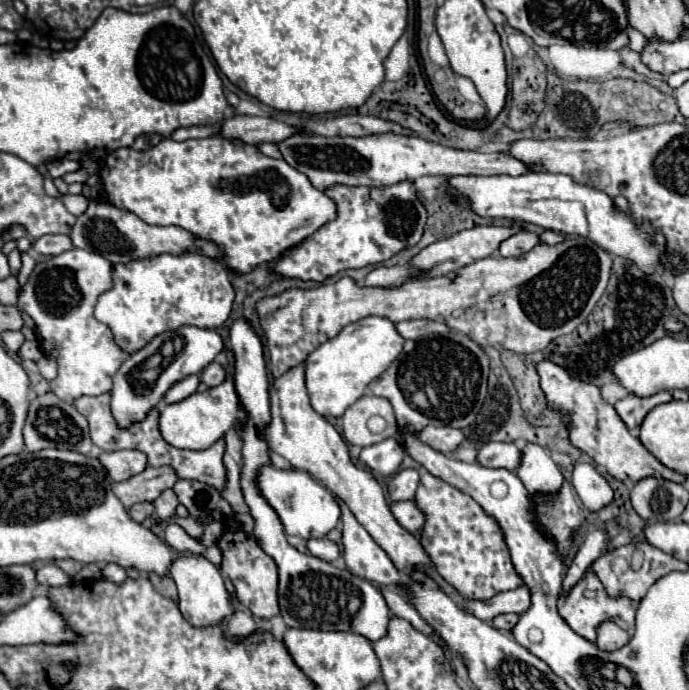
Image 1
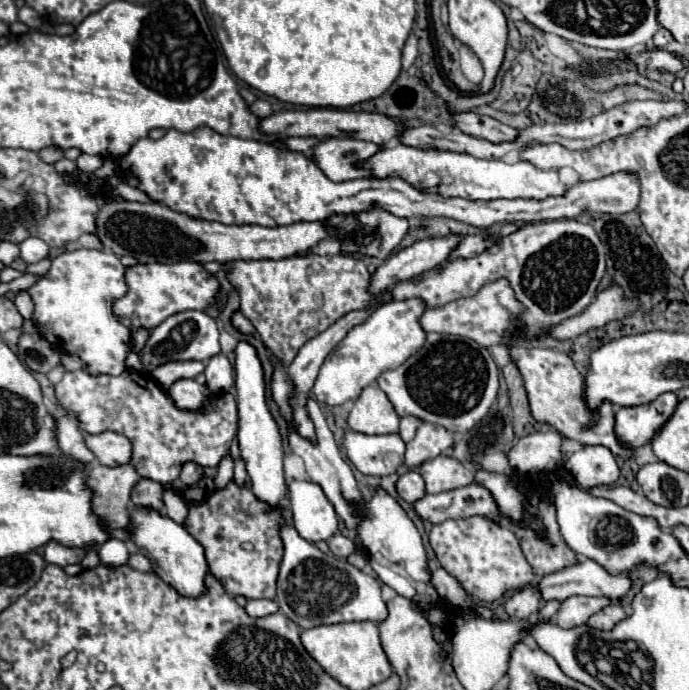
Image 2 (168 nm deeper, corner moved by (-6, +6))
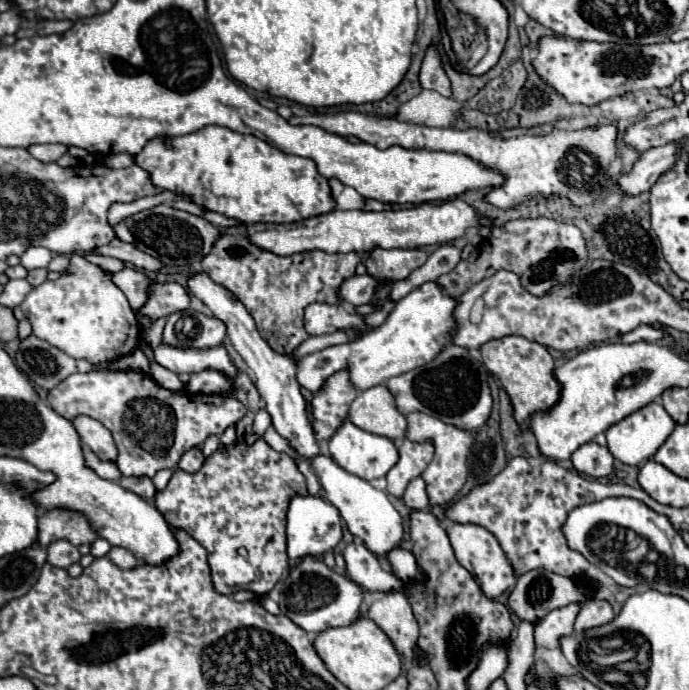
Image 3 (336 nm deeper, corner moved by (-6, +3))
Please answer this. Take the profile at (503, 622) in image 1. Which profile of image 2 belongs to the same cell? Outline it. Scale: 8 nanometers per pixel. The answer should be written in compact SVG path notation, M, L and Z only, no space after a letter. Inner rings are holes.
M532 582L506 600L506 612L514 620L530 618L540 610L540 602L542 602L542 596L538 596L538 584Z

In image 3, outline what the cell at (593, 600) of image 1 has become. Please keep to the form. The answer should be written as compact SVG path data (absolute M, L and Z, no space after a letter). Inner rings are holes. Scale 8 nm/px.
M570 603L566 607L550 611L544 619L534 623L534 639L538 647L554 649L558 647L558 639L562 635L570 635L574 631L574 621L580 613L578 603Z

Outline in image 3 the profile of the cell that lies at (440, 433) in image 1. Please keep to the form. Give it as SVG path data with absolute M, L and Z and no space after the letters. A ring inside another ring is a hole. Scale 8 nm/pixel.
M406 439L400 445L398 453L400 453L400 461L386 475L388 493L394 497L400 497L402 491L406 489L406 485L428 467L428 463L434 457L434 443L432 441L412 443Z

